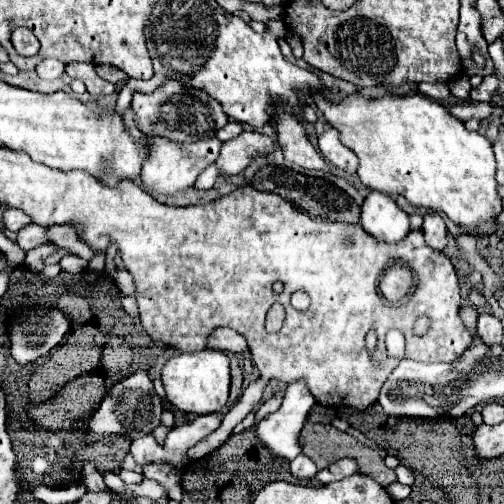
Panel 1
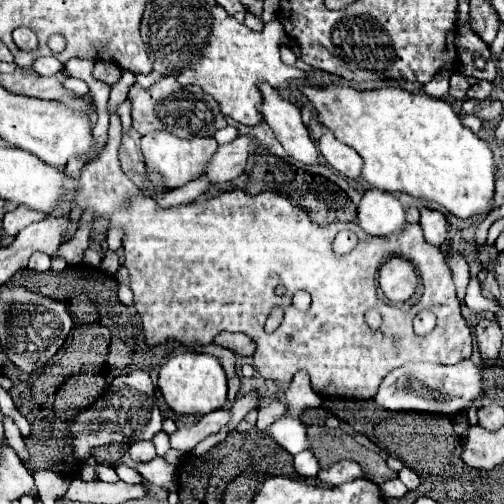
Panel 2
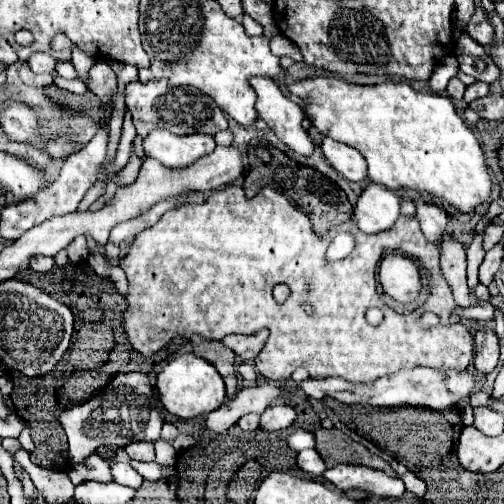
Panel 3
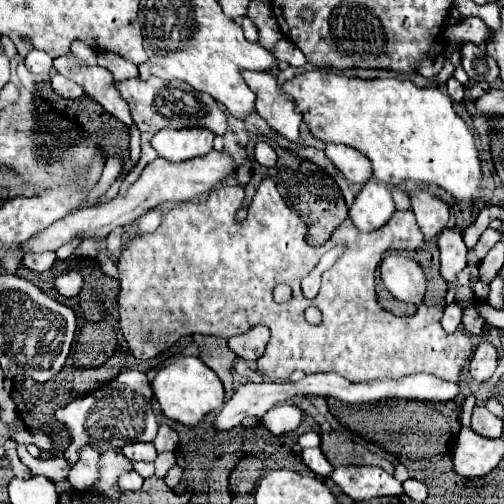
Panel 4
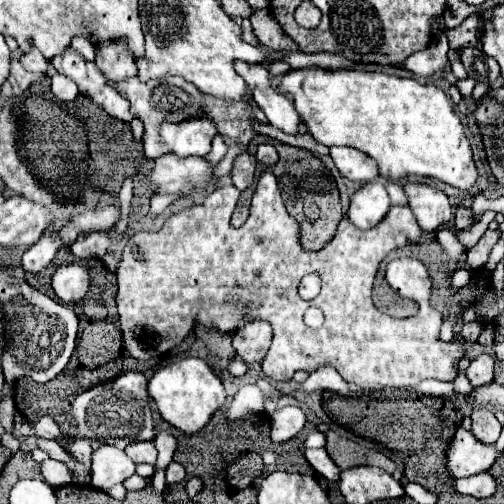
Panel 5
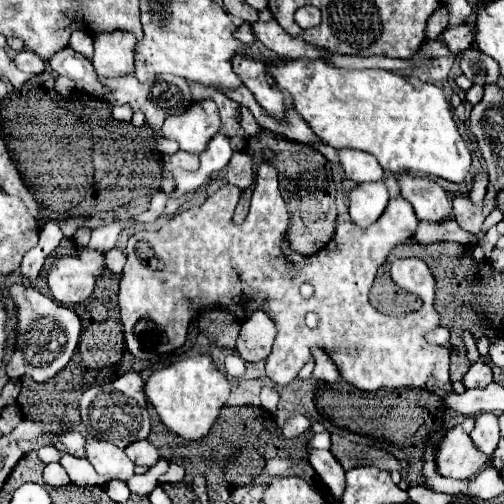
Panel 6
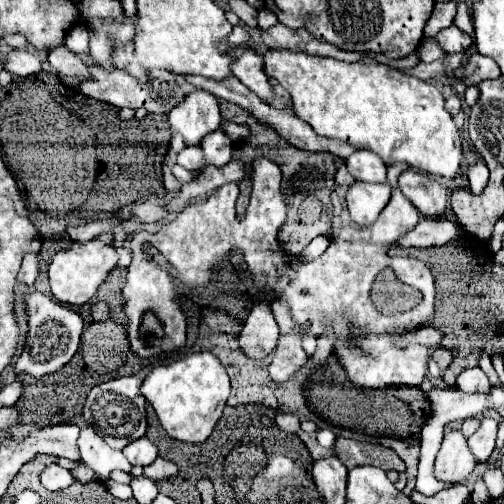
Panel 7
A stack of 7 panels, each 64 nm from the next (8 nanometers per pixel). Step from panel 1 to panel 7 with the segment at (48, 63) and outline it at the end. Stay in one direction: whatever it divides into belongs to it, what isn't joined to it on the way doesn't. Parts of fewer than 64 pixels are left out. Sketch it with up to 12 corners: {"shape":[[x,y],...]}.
{"shape":[[12,50],[4,68],[18,76],[40,72],[42,64],[30,50]]}

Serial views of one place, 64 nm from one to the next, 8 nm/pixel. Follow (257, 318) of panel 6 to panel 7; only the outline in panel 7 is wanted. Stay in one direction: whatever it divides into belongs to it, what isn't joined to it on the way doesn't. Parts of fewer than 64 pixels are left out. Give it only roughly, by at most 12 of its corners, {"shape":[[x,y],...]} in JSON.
{"shape":[[266,302],[254,304],[238,336],[252,360],[266,358],[280,328]]}

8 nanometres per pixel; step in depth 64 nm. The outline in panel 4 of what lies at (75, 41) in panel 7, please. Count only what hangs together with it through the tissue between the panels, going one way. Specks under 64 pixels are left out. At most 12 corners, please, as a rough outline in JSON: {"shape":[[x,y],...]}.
{"shape":[[72,42],[72,54],[88,64],[96,64],[96,52],[84,42]]}

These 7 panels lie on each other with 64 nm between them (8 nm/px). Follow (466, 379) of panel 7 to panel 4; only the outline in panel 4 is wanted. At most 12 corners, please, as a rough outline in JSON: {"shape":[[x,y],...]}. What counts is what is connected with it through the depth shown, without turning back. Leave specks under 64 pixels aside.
{"shape":[[482,336],[472,360],[472,378],[484,382],[496,370],[496,346]]}

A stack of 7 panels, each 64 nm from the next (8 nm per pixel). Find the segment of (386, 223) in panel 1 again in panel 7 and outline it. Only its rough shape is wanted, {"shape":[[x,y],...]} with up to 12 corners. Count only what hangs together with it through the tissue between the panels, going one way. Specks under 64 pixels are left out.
{"shape":[[354,182],[352,220],[370,226],[390,200],[388,184]]}

